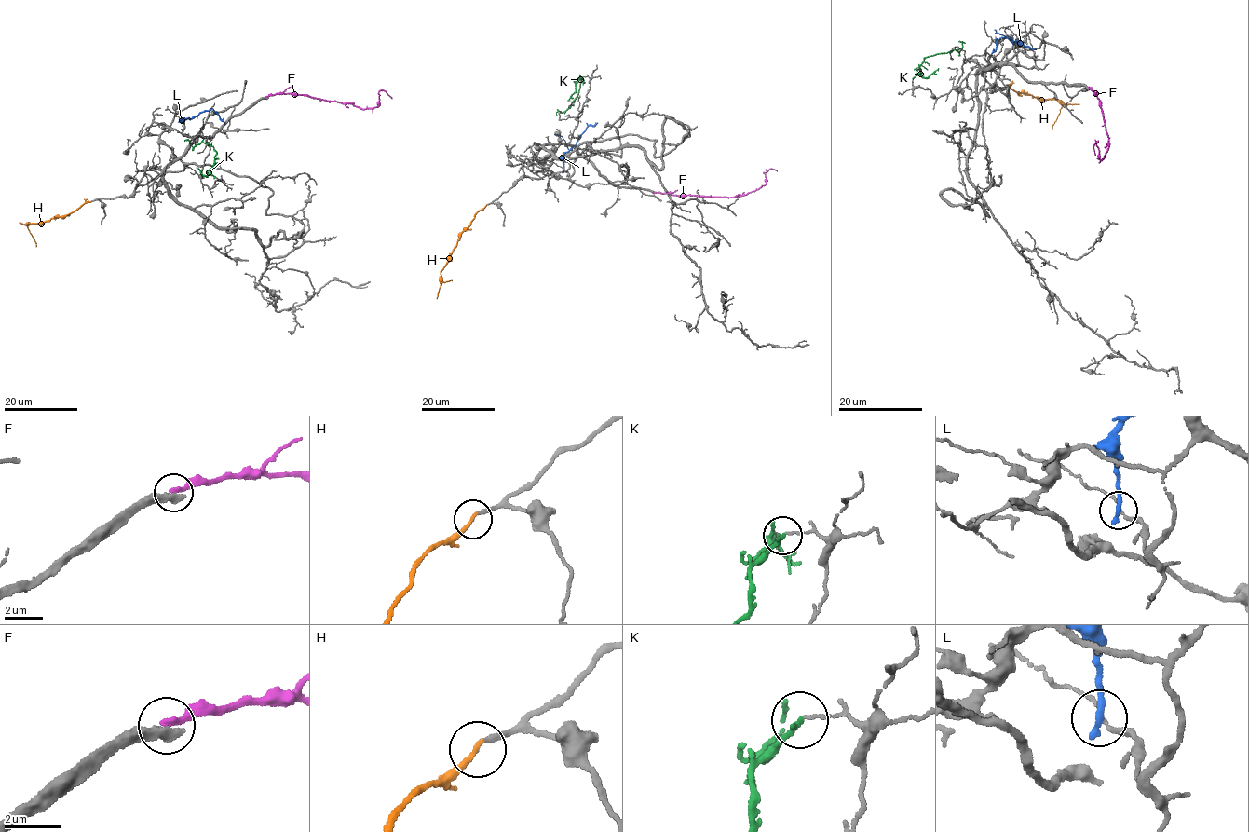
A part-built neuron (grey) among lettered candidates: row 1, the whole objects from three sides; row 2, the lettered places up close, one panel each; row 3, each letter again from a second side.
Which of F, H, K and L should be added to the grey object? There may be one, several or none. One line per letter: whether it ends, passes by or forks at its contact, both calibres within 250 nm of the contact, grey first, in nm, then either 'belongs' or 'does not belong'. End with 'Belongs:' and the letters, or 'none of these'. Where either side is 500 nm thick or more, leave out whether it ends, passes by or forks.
F: it ends there; 460 nm thick on the grey side, 280 nm on the other; does not belong
H: it ends there; 150 nm thick on the grey side, 200 nm on the other; belongs
K: it ends there; 110 nm thick on the grey side, 200 nm on the other; does not belong
L: it ends there; 160 nm thick on the grey side, 280 nm on the other; does not belong
Belongs: H

